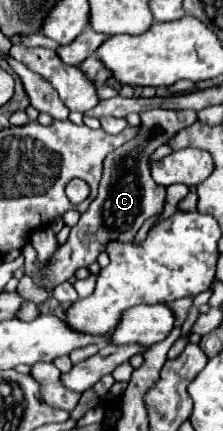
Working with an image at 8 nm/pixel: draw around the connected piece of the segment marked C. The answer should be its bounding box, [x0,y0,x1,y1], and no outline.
[22,109,198,293]

